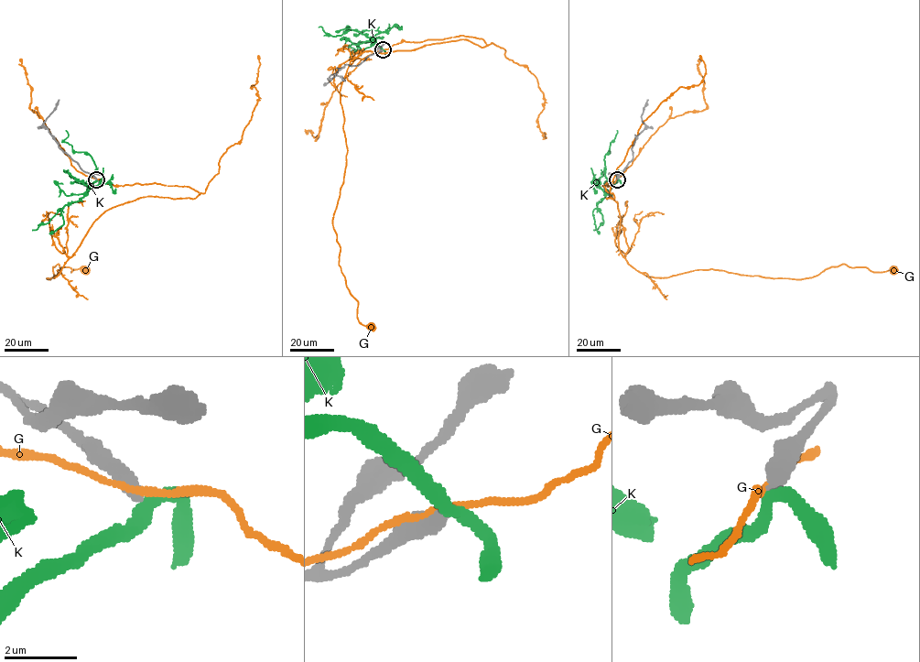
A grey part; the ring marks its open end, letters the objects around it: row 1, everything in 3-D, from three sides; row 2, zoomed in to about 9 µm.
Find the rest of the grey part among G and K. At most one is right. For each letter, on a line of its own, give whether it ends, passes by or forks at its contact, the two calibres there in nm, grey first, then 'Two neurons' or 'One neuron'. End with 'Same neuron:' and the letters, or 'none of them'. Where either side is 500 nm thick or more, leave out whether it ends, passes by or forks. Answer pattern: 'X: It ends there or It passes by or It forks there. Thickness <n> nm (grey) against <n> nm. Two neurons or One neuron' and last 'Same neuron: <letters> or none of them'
G: Thickness 550 nm (grey) against 160 nm. Two neurons
K: It passes by. Thickness 440 nm (grey) against 340 nm. Two neurons
Same neuron: none of them

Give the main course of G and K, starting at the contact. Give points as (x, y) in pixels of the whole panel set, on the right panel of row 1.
G: (617, 179), (602, 185), (617, 203), (618, 246), (647, 276), (710, 269), (800, 279), (843, 264), (894, 269)
K: (617, 179), (611, 185), (604, 174), (604, 157), (610, 152), (617, 130)

